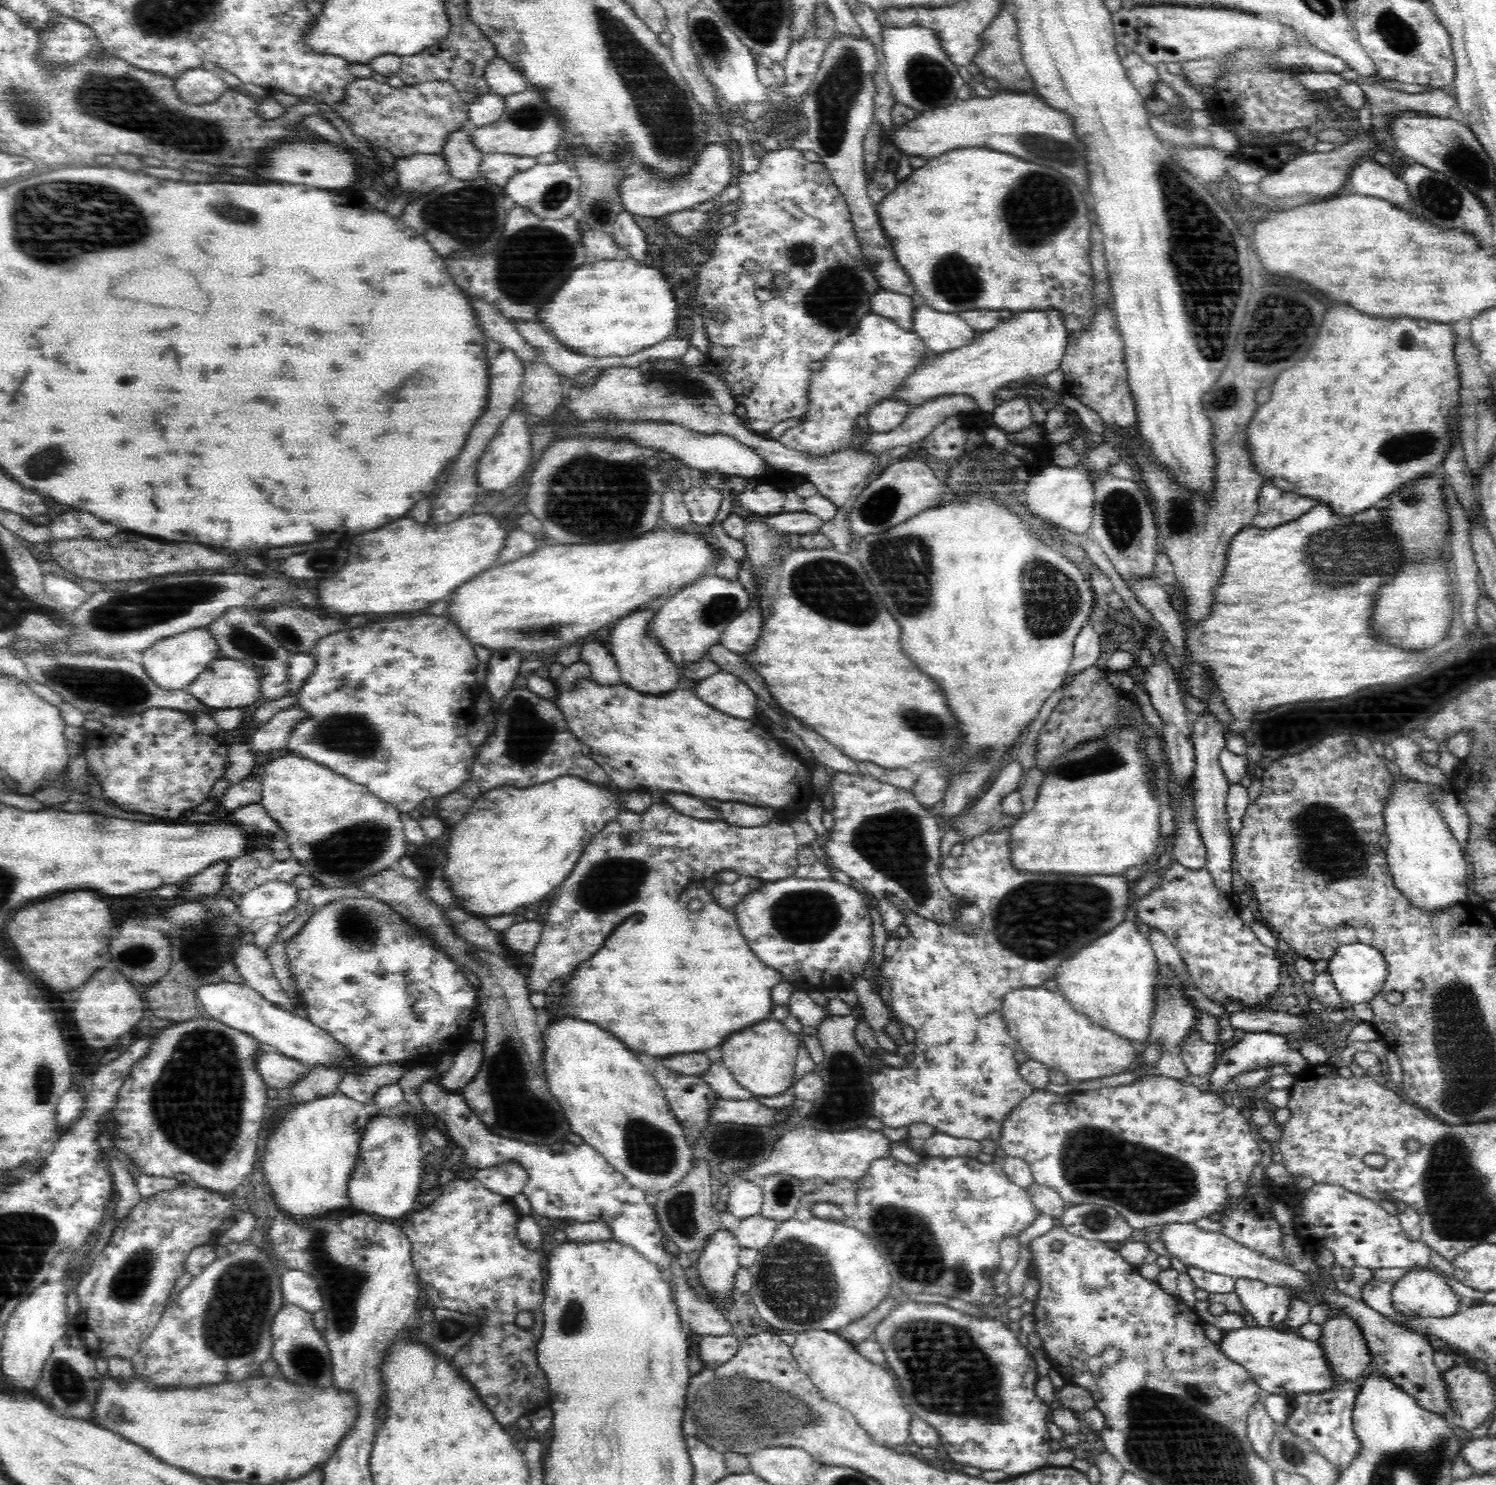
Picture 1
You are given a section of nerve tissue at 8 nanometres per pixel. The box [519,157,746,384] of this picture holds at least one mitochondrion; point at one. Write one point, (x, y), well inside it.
(552, 196)

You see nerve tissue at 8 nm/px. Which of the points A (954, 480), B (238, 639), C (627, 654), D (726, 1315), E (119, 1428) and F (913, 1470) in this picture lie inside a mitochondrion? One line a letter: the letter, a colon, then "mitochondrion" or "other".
A: other
B: mitochondrion
C: other
D: other
E: other
F: other

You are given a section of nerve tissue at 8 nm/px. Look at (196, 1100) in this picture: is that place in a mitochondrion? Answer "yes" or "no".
yes

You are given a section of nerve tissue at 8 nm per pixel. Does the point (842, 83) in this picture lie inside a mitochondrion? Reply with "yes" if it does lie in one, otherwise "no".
yes

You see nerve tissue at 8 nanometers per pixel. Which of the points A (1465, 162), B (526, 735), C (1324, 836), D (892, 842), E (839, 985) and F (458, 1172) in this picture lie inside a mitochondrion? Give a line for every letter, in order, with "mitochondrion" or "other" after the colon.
A: mitochondrion
B: mitochondrion
C: mitochondrion
D: mitochondrion
E: other
F: other

